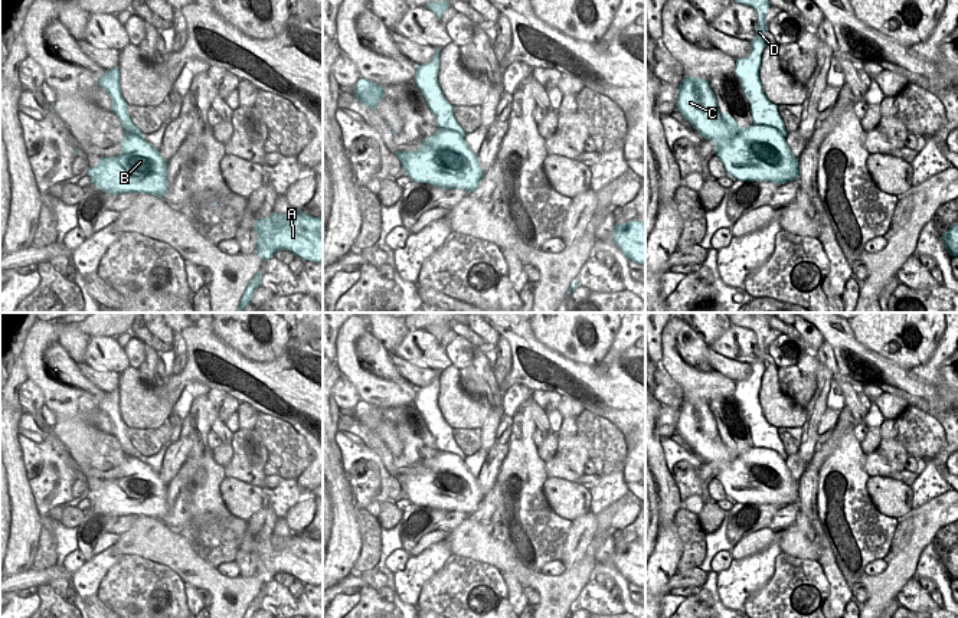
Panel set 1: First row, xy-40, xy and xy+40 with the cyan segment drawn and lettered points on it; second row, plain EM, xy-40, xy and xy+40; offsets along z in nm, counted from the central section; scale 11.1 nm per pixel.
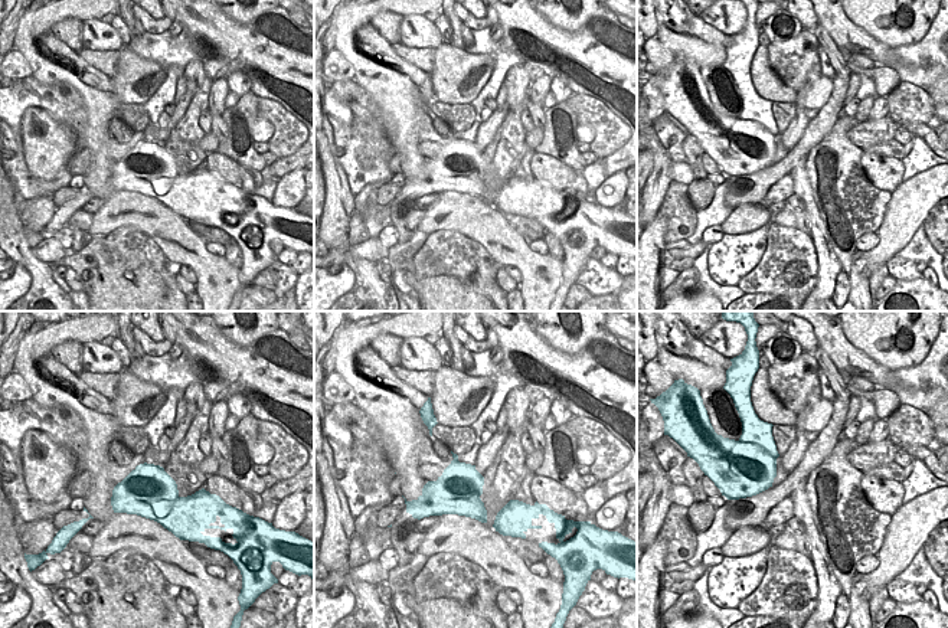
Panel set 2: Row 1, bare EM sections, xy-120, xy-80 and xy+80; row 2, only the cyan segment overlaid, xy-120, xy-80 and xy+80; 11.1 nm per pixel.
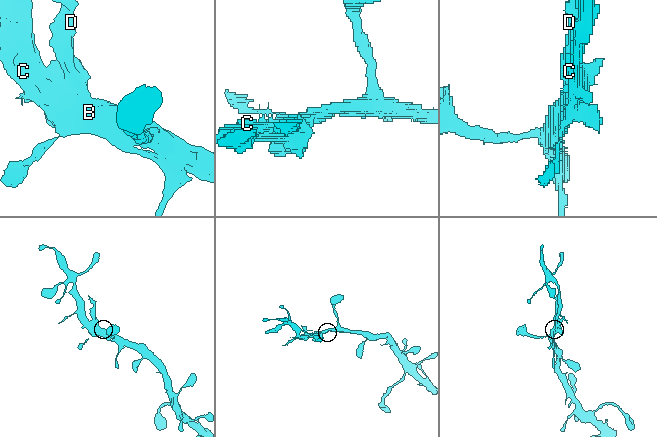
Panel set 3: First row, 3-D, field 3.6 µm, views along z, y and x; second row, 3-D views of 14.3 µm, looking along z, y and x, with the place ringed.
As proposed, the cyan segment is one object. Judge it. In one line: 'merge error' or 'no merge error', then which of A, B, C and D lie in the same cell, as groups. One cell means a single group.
merge error | A B C / D

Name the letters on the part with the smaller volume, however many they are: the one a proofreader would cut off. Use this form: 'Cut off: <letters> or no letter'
Cut off: D

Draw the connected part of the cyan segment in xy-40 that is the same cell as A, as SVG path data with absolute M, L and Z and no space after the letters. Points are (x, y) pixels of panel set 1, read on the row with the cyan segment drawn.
M290 210L274 213L254 222L258 232L255 251L264 261L277 251L285 249L303 261L323 264L323 220L310 215Z

